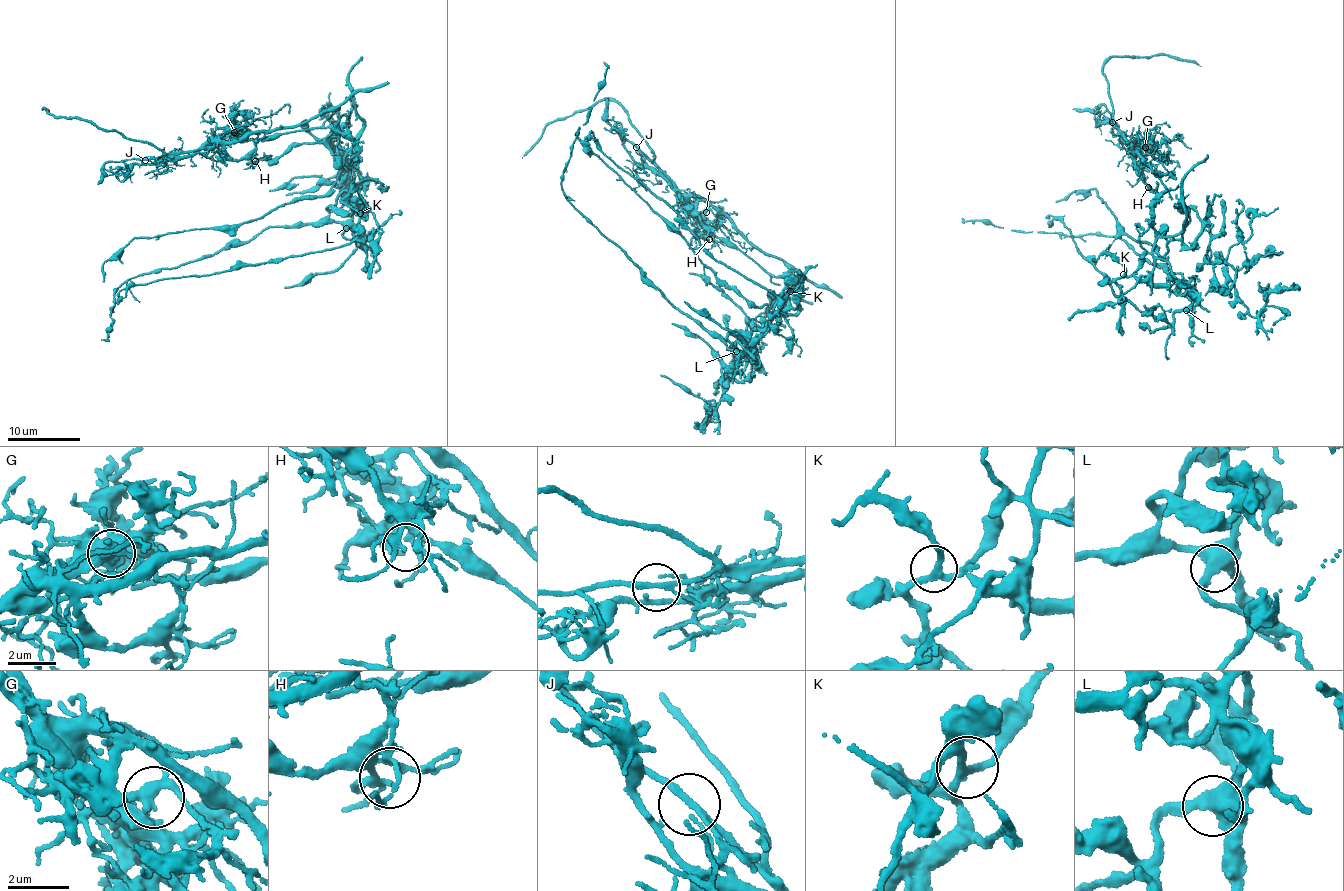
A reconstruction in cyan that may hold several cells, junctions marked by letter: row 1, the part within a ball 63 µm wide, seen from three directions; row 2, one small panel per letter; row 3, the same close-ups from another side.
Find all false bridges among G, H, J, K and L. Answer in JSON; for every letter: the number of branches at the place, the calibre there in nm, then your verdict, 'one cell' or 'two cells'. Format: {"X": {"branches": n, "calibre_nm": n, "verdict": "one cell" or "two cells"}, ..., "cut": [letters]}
{"G": {"branches": 2, "calibre_nm": 360, "verdict": "one cell"}, "H": {"branches": 3, "calibre_nm": 180, "verdict": "one cell"}, "J": {"branches": 3, "calibre_nm": 170, "verdict": "two cells"}, "K": {"branches": 3, "calibre_nm": 240, "verdict": "one cell"}, "L": {"branches": 3, "calibre_nm": 440, "verdict": "one cell"}, "cut": ["J"]}

